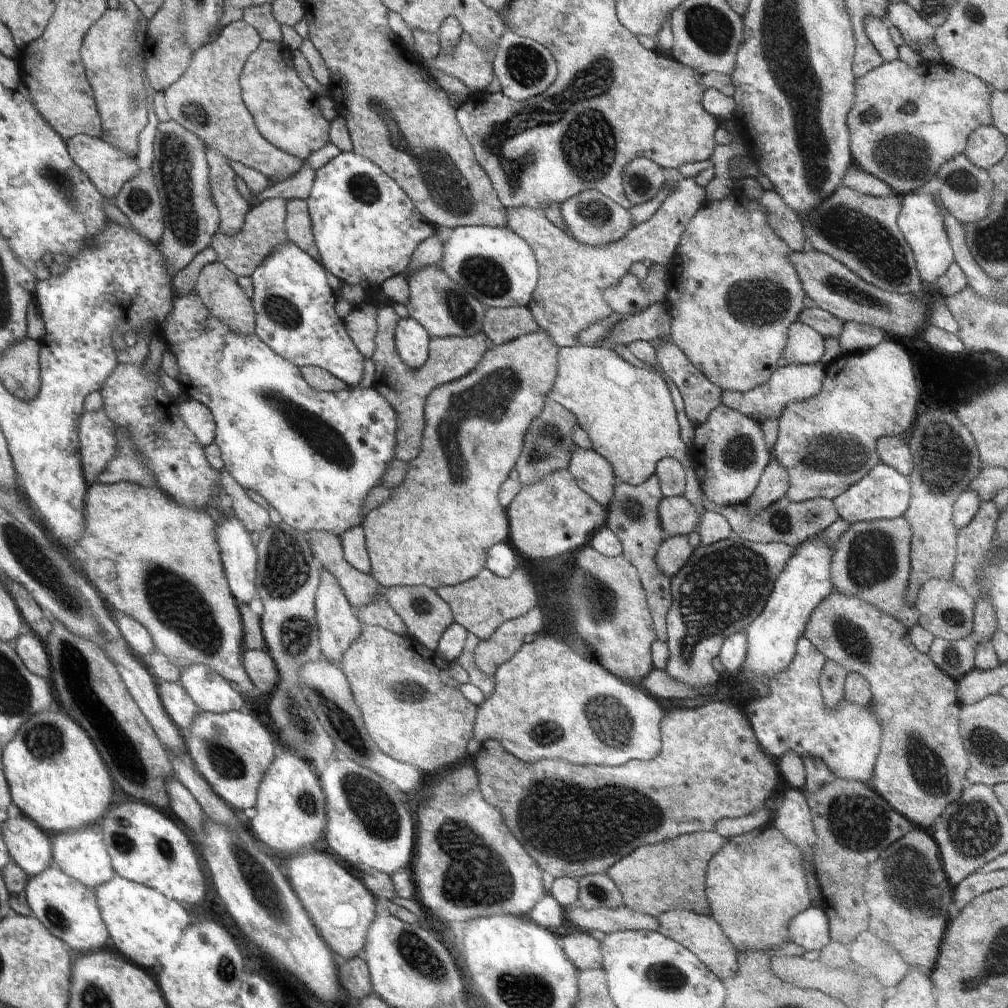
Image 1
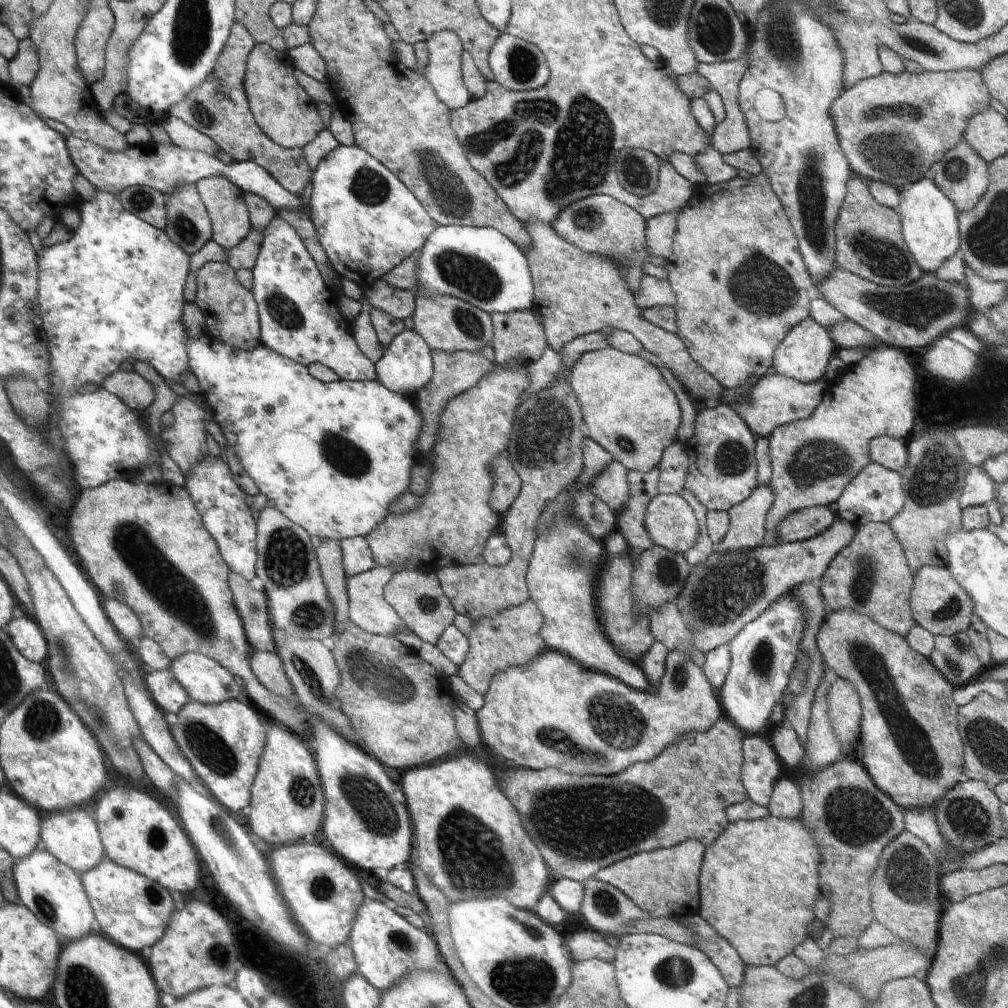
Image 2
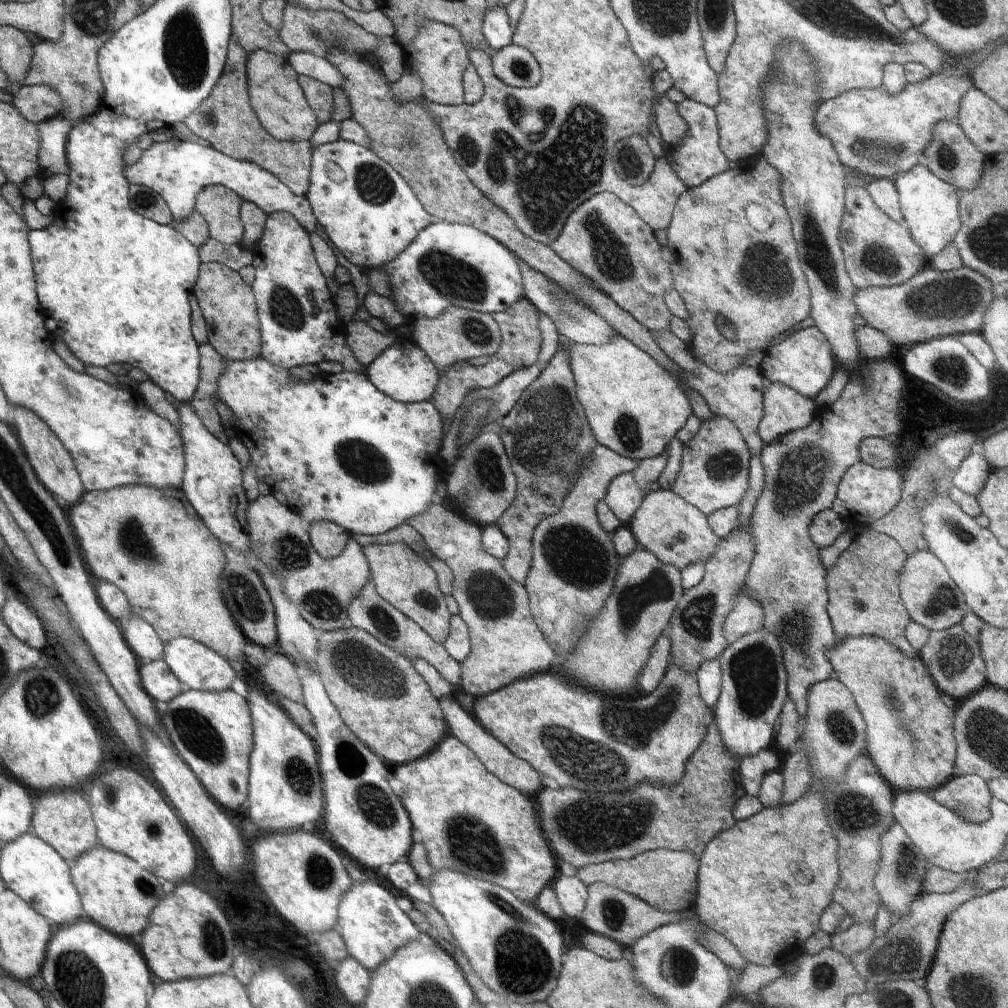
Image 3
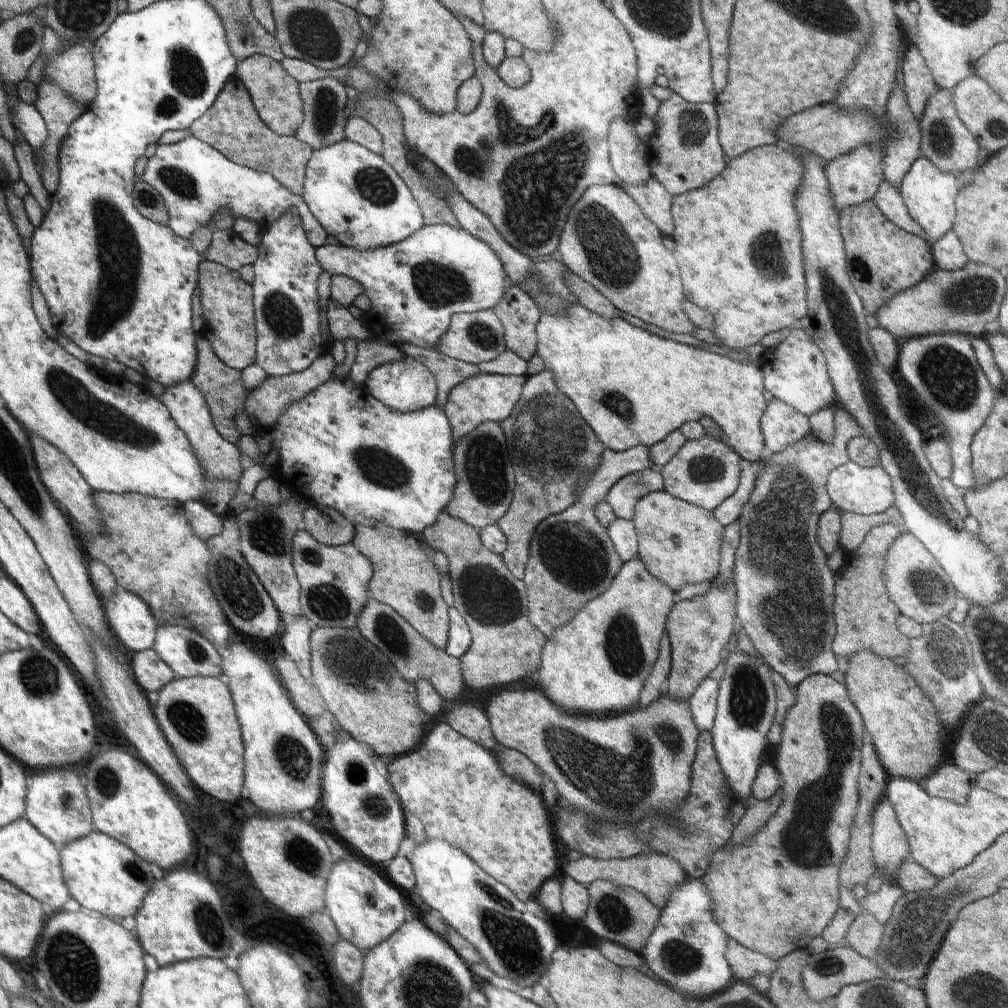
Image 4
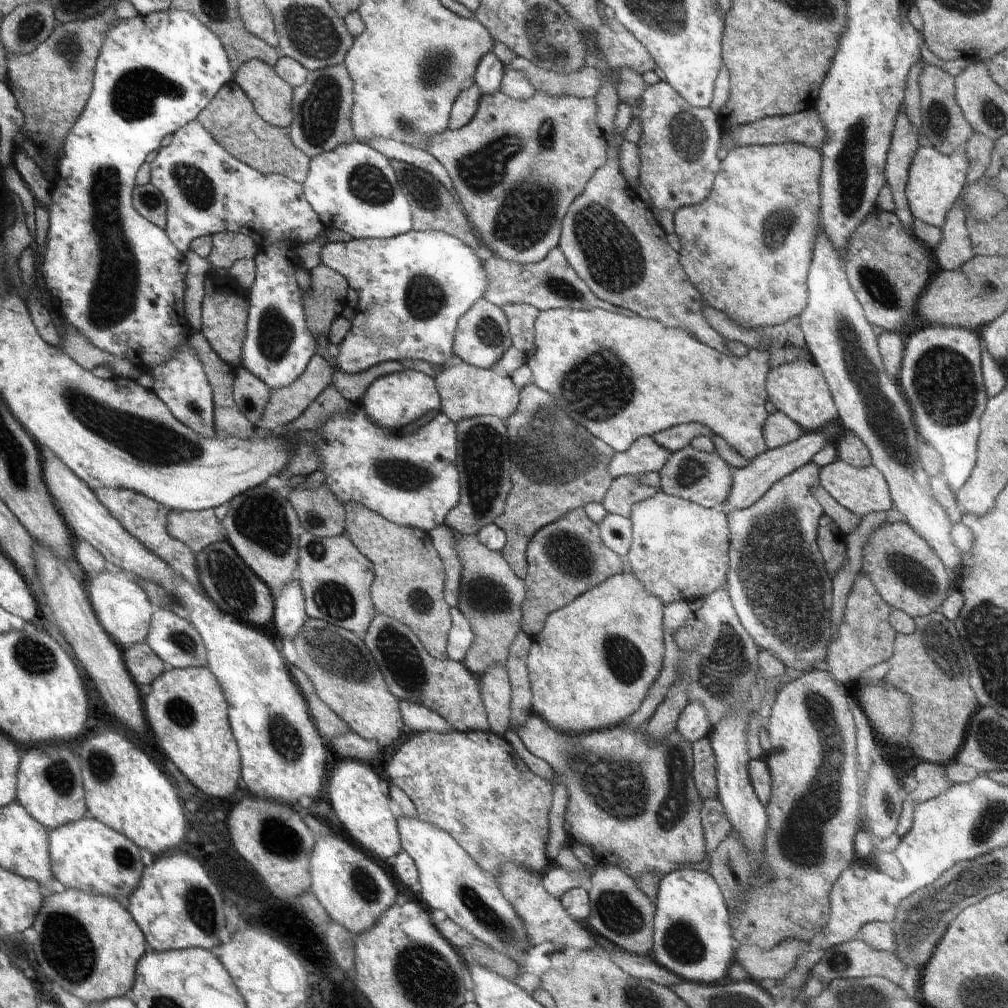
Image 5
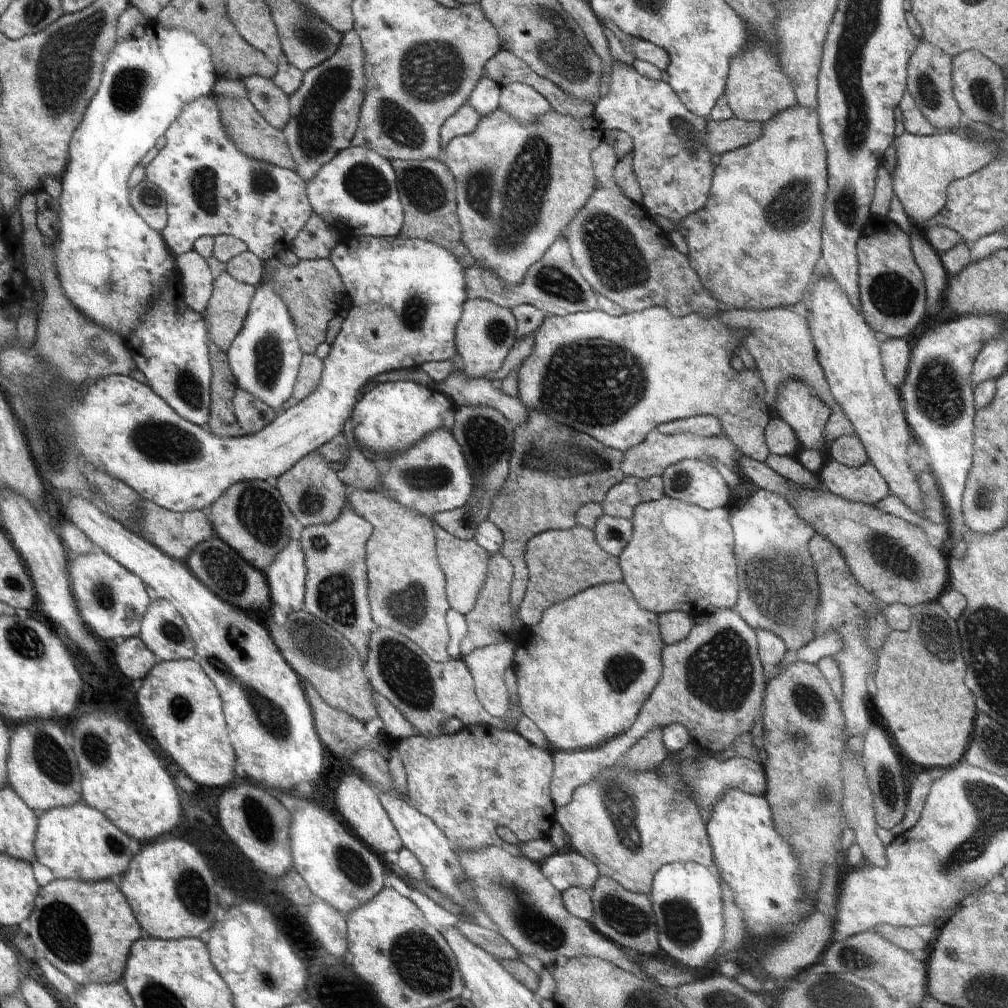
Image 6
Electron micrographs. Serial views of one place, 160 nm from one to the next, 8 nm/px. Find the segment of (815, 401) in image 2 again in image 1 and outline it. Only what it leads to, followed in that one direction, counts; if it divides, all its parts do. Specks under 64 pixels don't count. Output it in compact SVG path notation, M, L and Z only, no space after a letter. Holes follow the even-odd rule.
M820 360L814 364L788 365L778 367L774 374L762 386L753 388L748 392L722 391L721 404L741 412L760 424L764 419L781 415L782 409L791 402L801 401L816 396L821 391L822 381L825 377L826 365Z

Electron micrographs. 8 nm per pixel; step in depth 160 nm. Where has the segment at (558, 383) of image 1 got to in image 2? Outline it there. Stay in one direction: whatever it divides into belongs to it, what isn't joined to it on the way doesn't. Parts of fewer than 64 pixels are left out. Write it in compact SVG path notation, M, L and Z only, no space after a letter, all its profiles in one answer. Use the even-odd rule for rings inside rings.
M609 346L581 354L572 369L564 369L561 354L548 348L537 361L528 364L527 371L531 380L530 386L525 390L528 396L548 389L559 380L558 377L566 379L581 406L587 436L607 450L627 471L650 472L659 464L662 452L678 441L682 413L677 394L672 392L661 372L645 356L624 354ZM686 488L679 494L692 507L698 521L699 534L696 544L684 553L684 559L691 569L680 594L675 598L675 603L691 632L693 647L704 654L729 643L774 600L788 593L793 587L821 577L832 558L850 544L857 531L856 525L835 516L833 523L824 532L808 540L718 551L708 536L706 506ZM546 648L541 653L534 656L533 659L530 659L526 664L502 669L501 671L495 672L495 675L490 679L489 689L486 691L486 694L483 695L485 700L484 704L482 708L479 708L475 712L476 720L479 723L481 742L488 746L493 755L501 756L504 760L507 760L509 764L520 768L540 770L540 768L552 766L552 768L558 768L558 770L562 770L562 772L566 772L566 774L578 774L578 776L584 776L584 774L618 774L618 772L622 772L624 768L628 768L630 764L650 762L650 760L655 759L670 743L673 743L685 732L705 731L724 714L714 696L714 689L710 681L706 678L702 667L699 667L692 660L692 657L682 649L669 651L665 662L665 671L657 688L658 692L656 692L656 694L637 691L636 689L626 686L622 681L615 679L613 676L594 669L587 669L584 665L581 665L568 655L554 649Z

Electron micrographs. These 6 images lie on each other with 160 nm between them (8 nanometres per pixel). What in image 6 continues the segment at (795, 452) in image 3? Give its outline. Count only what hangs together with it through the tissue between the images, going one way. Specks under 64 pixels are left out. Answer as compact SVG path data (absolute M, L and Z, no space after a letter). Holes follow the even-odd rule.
M759 488L730 514L735 540L739 597L734 610L756 631L762 664L778 666L784 653L816 638L816 611L821 599L815 562L808 543L815 528L807 523L786 495Z

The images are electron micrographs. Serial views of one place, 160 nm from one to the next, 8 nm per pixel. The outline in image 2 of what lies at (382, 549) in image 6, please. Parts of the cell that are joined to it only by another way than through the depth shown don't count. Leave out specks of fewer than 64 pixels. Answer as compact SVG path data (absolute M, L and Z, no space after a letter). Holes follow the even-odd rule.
M424 570L398 571L384 587L383 597L406 626L393 634L396 640L417 650L420 650L423 642L435 645L457 615L450 599L443 593L437 573Z

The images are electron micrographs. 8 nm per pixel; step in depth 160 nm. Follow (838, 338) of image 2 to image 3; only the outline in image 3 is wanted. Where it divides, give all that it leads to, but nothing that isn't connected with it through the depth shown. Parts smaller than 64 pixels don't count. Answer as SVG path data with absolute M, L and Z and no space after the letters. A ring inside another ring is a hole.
M863 325L855 330L859 352L865 360L887 359L896 356L898 349L890 342L882 331L872 328L870 325Z

